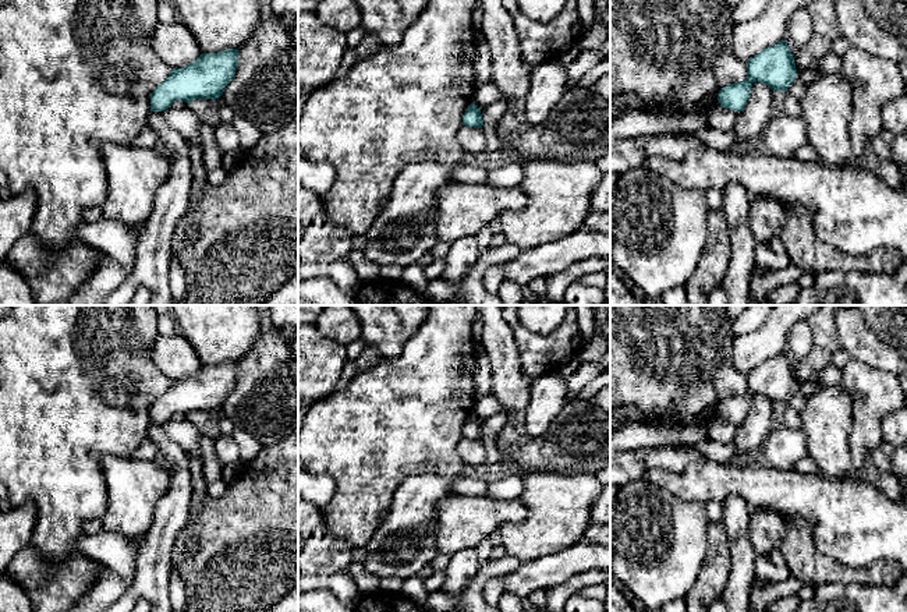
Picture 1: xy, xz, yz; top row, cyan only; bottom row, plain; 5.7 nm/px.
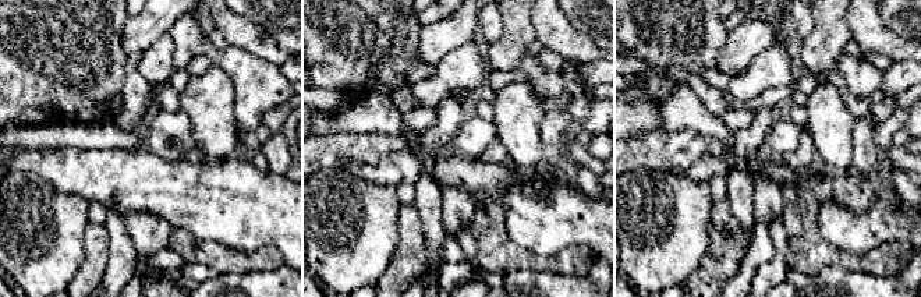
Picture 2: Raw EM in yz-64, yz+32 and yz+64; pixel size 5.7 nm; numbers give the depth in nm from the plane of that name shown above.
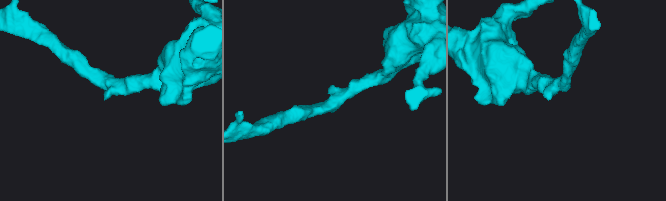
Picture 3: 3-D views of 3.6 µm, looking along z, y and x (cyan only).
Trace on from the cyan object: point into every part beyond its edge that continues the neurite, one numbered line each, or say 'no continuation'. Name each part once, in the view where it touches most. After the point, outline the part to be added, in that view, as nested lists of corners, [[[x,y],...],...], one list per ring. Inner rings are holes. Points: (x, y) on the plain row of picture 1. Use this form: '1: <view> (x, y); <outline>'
no continuation

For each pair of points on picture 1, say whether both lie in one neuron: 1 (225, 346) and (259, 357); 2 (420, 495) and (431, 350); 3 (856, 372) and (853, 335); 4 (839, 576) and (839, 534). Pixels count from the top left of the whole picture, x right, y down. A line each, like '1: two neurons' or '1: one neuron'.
1: two neurons
2: two neurons
3: two neurons
4: two neurons

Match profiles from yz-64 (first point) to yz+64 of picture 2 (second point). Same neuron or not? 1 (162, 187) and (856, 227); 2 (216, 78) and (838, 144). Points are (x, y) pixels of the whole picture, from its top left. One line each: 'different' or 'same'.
1: same
2: same

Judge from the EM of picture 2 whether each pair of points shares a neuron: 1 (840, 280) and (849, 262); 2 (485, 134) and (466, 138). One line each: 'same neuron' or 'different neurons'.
1: different neurons
2: same neuron

